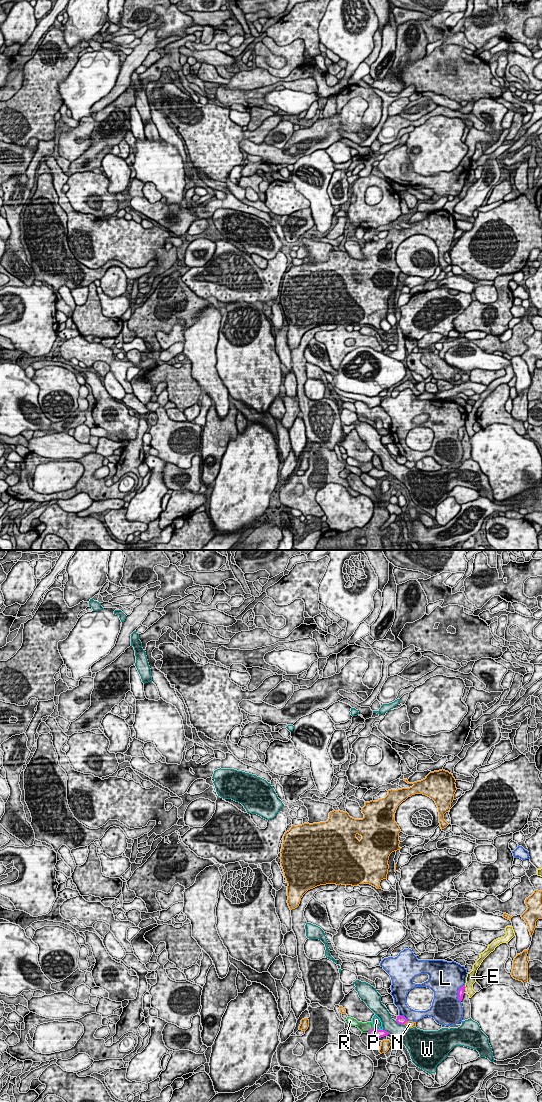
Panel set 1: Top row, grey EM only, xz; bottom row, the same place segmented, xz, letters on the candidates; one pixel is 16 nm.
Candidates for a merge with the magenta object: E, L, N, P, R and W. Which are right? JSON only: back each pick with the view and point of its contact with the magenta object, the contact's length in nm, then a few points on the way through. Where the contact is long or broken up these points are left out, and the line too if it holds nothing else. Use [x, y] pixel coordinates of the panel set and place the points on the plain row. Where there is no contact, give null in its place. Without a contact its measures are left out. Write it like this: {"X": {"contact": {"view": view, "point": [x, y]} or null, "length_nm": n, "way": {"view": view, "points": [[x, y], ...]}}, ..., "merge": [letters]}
{"merge": []}

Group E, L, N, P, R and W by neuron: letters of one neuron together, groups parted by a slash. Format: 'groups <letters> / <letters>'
groups E / L / N / P / R / W

